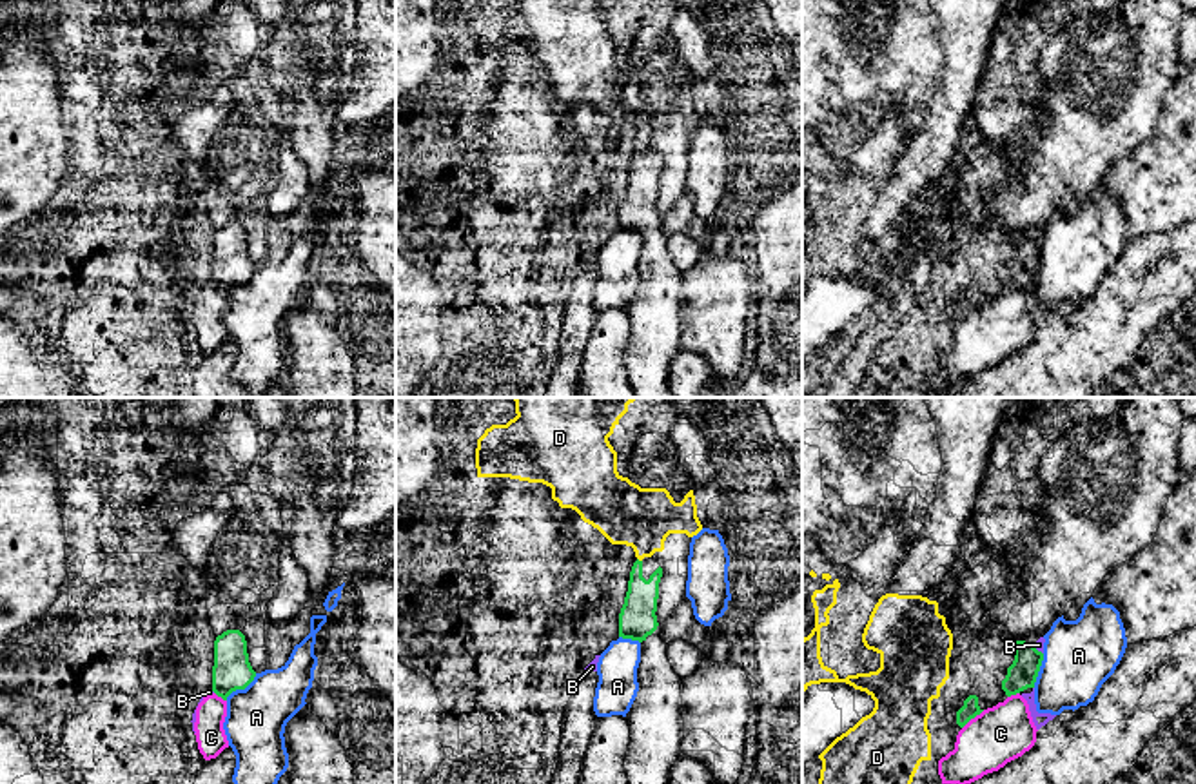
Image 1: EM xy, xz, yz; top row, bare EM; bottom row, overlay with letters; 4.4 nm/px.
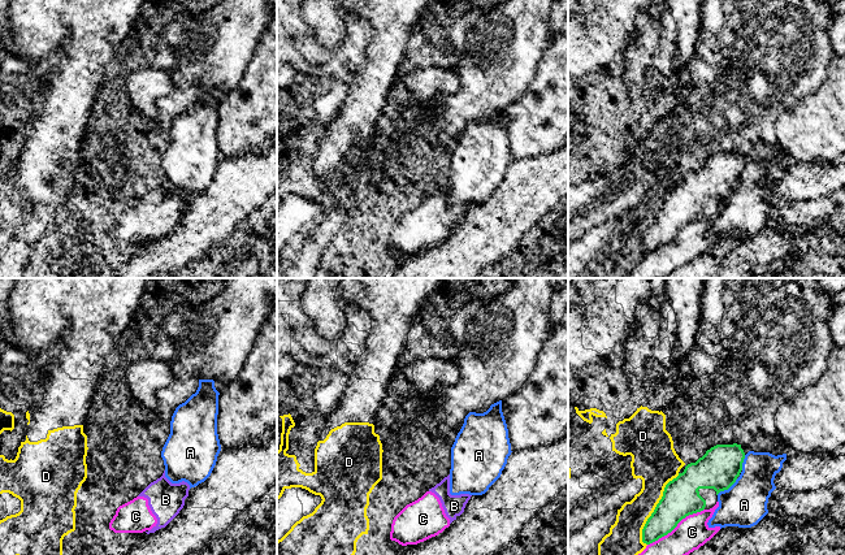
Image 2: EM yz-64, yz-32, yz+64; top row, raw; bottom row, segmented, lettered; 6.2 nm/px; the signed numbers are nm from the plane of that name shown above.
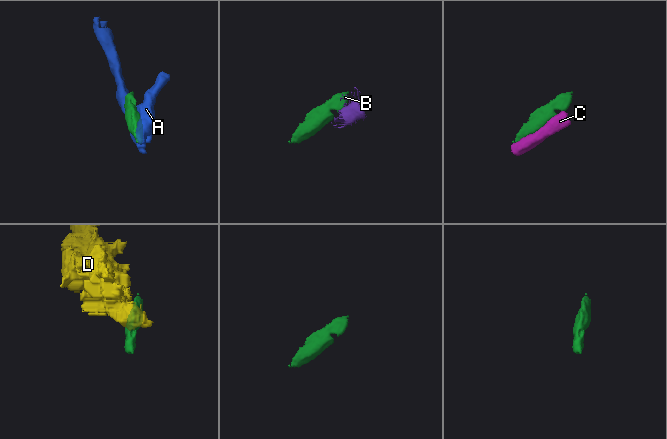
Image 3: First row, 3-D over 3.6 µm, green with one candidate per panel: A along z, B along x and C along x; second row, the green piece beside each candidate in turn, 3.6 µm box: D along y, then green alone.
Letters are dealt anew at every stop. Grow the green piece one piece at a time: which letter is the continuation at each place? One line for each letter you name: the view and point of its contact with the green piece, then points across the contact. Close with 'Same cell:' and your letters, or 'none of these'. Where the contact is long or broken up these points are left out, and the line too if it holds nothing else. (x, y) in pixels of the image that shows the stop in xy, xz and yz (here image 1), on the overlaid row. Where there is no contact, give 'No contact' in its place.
Same cell: none of these

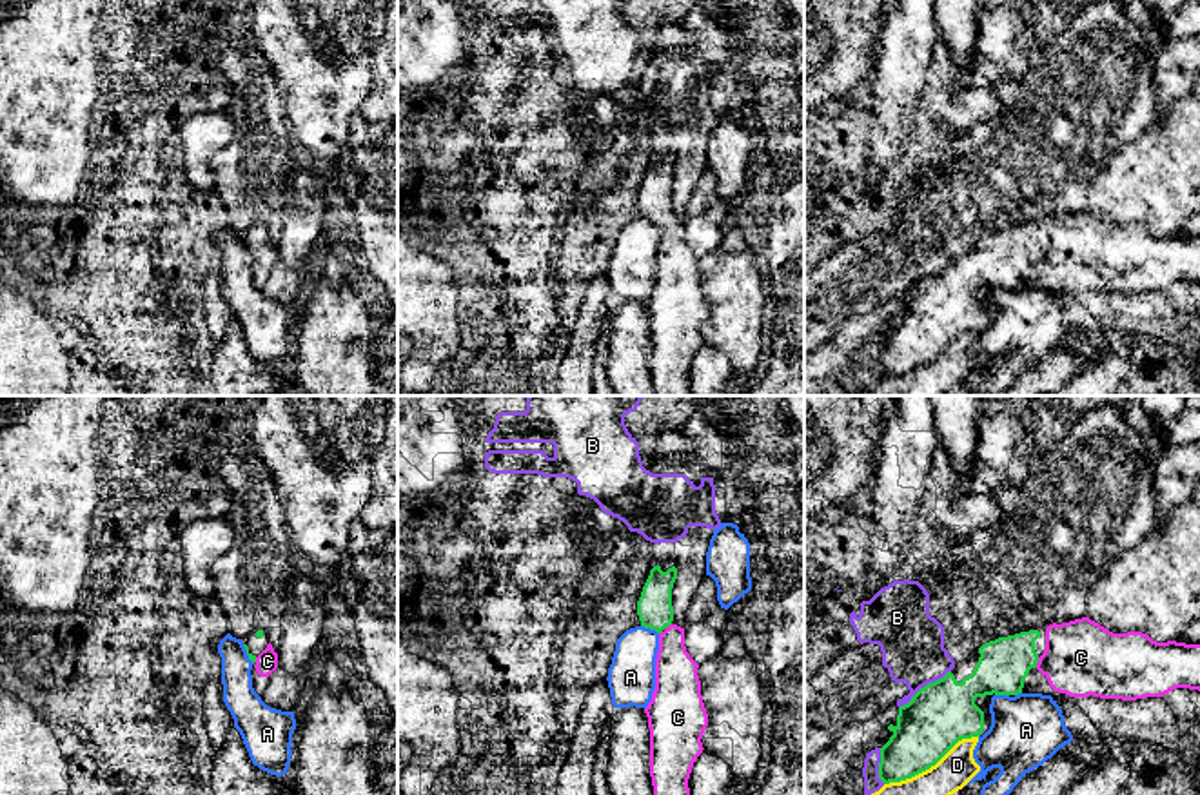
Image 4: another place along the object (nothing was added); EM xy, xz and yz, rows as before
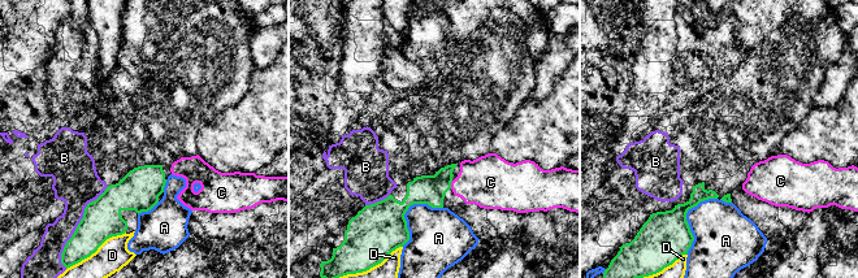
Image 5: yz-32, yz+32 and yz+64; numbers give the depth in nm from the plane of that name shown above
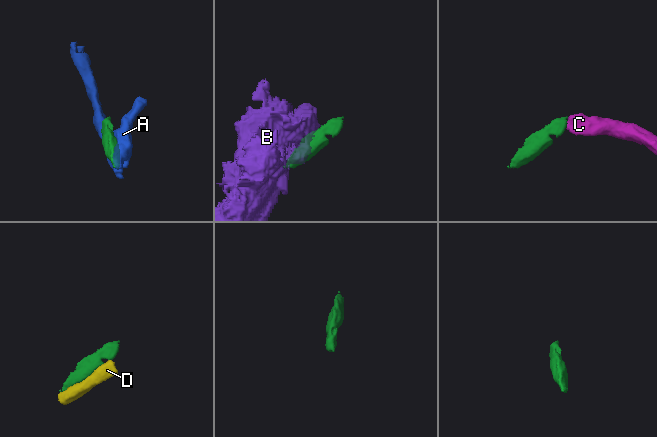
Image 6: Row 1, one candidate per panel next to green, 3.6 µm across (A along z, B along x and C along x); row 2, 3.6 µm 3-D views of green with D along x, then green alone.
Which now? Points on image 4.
C: Touches green at yz (1037, 661). Path across: yz (1004, 663), (1037, 661), (1075, 661), (1081, 657)
Same cell: C

